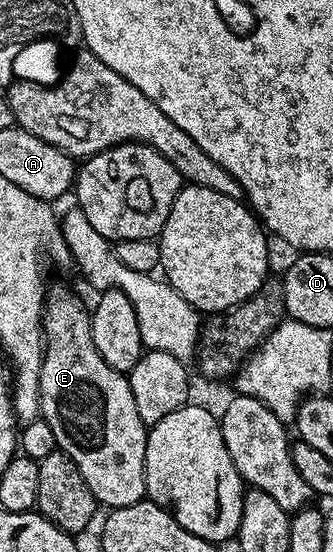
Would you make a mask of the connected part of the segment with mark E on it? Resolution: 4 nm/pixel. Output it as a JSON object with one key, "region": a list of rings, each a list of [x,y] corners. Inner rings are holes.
{"region":[[[48,286],[47,294],[43,301],[43,360],[41,361],[41,381],[39,382],[39,413],[41,418],[53,429],[53,437],[58,450],[63,451],[81,469],[81,477],[85,477],[85,485],[93,493],[96,504],[104,508],[114,509],[144,502],[147,494],[147,482],[145,481],[145,449],[147,448],[148,424],[141,421],[141,413],[137,413],[137,405],[133,405],[133,389],[129,389],[129,381],[124,372],[105,365],[105,357],[97,353],[97,345],[93,345],[93,329],[91,328],[91,311],[70,291],[67,287]]]}

